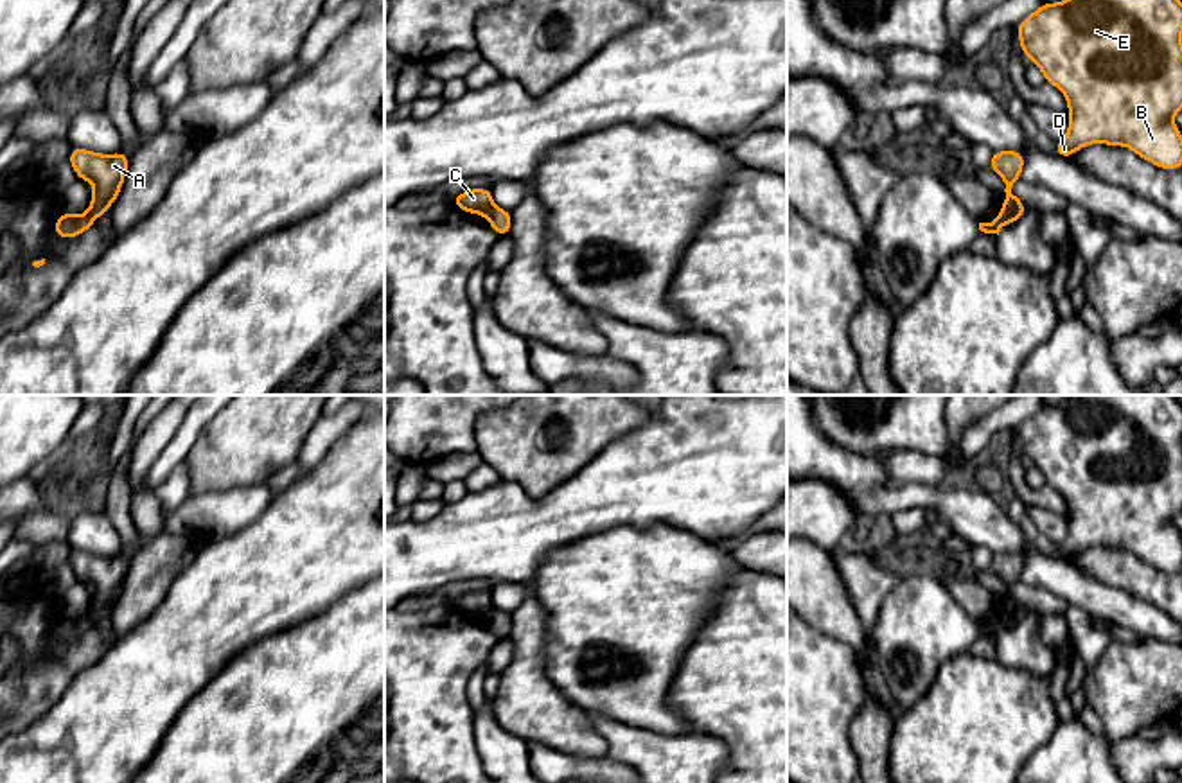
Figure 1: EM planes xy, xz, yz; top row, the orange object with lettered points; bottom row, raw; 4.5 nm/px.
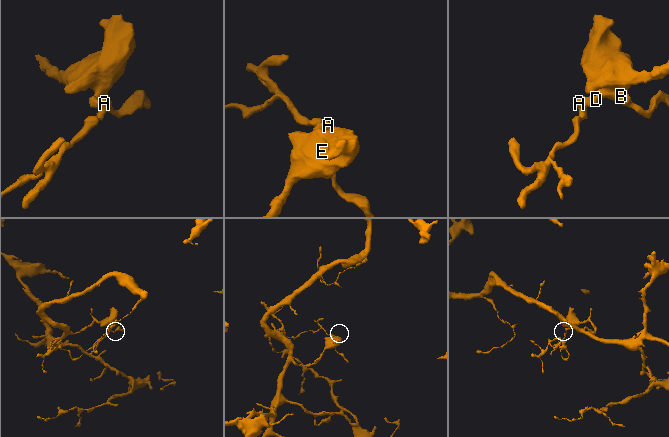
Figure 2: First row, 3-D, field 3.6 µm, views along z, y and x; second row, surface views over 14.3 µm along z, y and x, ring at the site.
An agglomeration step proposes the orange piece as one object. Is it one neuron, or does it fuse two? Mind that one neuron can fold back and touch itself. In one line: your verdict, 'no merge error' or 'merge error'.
merge error

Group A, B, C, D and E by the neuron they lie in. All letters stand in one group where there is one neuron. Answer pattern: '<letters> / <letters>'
A B D E / C

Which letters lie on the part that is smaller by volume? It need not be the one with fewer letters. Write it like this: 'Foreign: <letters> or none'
Foreign: C

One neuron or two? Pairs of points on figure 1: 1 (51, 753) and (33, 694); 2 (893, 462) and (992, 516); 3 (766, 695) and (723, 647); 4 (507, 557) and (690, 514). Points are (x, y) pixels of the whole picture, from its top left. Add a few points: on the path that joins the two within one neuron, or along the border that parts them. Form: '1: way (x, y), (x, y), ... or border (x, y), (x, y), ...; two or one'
1: border (69, 686), (56, 703), (18, 733); two
2: border (949, 482), (938, 485), (893, 485); two
3: way (758, 683), (735, 659); one
4: way (552, 523), (570, 514), (645, 509); one

